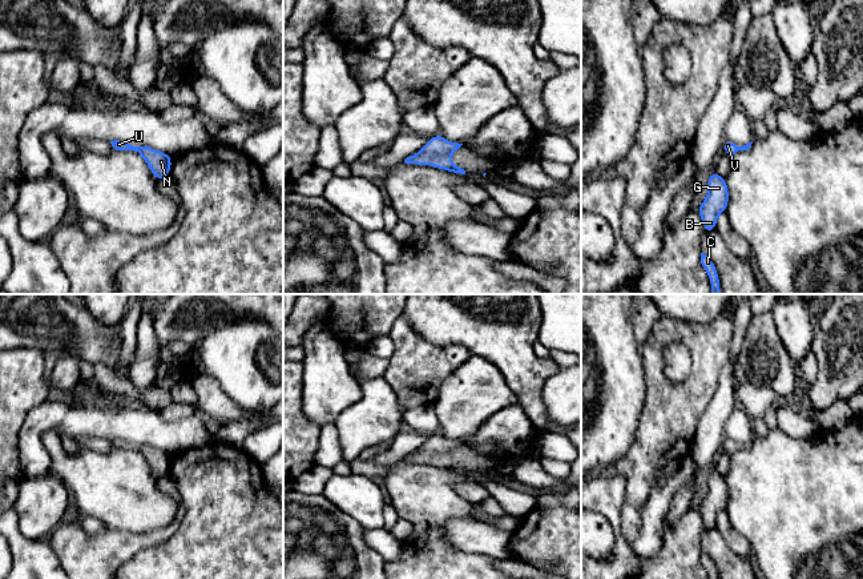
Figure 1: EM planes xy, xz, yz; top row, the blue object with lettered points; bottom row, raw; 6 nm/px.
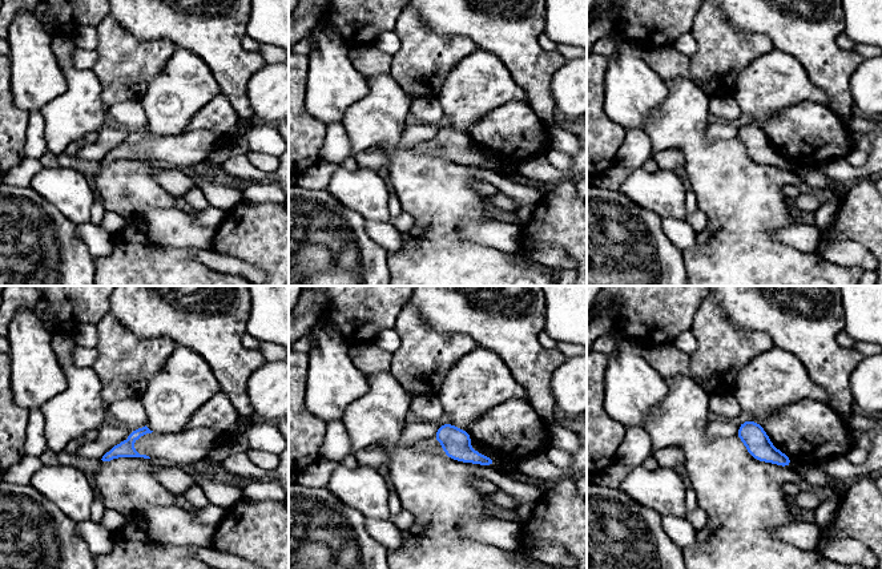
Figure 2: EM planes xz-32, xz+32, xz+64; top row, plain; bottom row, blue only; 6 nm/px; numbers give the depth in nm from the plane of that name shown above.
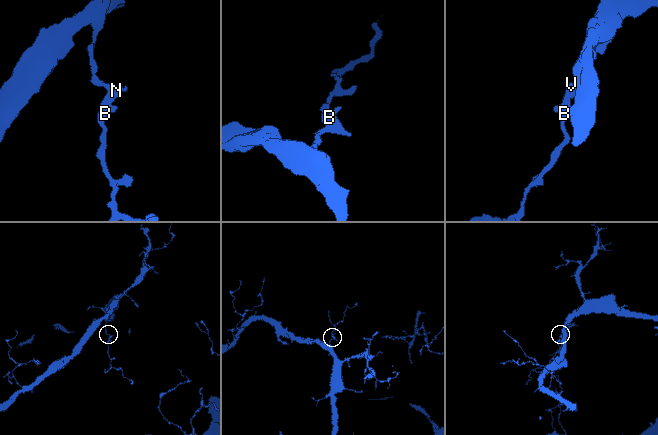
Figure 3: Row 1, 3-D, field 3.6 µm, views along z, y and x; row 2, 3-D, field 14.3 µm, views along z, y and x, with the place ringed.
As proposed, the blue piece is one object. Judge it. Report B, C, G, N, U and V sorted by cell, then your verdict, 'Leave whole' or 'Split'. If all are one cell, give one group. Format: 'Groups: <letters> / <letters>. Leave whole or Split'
Groups: B C G N U V. Leave whole

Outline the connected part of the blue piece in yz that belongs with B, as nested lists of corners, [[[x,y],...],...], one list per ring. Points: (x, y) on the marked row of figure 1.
[[[711,170],[707,180],[707,196],[695,209],[703,224],[703,233],[717,229],[717,218],[726,212],[729,204],[729,189],[726,180]]]

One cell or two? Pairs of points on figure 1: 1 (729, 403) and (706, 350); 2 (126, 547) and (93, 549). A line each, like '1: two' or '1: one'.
1: two
2: one

